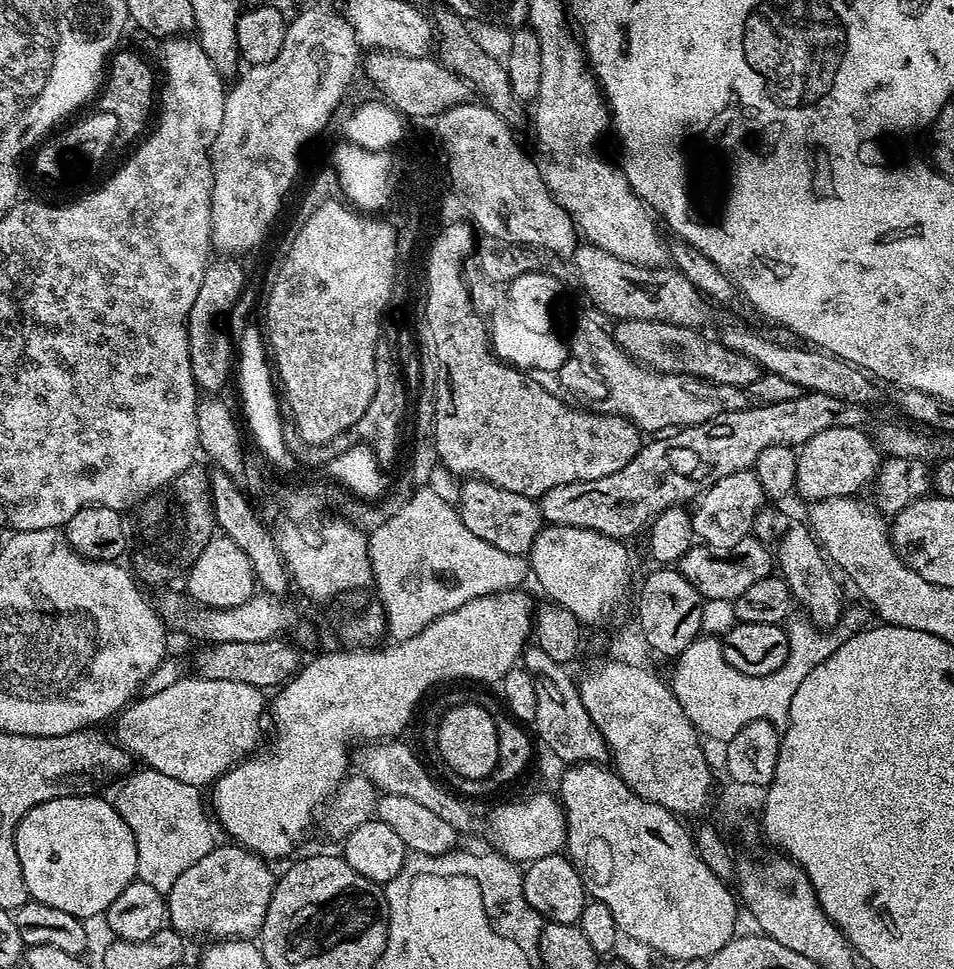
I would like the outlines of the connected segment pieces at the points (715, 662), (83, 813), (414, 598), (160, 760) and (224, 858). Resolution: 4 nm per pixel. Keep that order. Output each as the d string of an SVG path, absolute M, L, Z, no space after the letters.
M845 607L834 630L816 627L808 618L789 619L786 624L789 656L777 672L765 676L747 676L734 666L728 665L719 639L697 638L675 661L676 669L672 672L672 680L670 679L672 693L684 707L684 713L688 715L694 727L705 737L713 736L714 739L720 740L719 742L727 742L731 736L738 734L738 730L742 730L742 726L755 720L787 721L790 702L798 686L802 686L806 674L810 674L814 666L826 662L826 658L830 658L830 654L834 654L840 644L856 635L869 623L869 609L864 608Z
M99 795L63 796L57 800L47 800L31 808L20 819L15 830L18 862L22 862L22 878L26 878L28 895L33 900L46 906L54 906L58 910L66 910L66 914L89 918L107 913L109 906L122 894L127 884L137 879L136 875L136 843L126 822L111 803L99 800Z
M432 486L417 487L415 492L408 500L408 504L402 507L398 514L383 519L381 525L371 534L369 537L369 556L372 560L373 581L375 588L378 588L378 592L382 598L380 602L382 610L385 614L386 630L393 641L400 643L404 640L409 640L412 637L416 637L422 629L425 629L430 622L436 620L442 614L450 613L465 605L466 602L472 601L475 596L488 595L493 591L493 588L502 588L507 585L506 580L512 580L508 582L520 582L516 580L522 580L525 577L528 578L530 574L529 561L520 555L513 555L492 544L485 542L484 539L478 538L476 534L471 534L463 522L461 522L459 511L438 492L436 492Z
M181 678L161 693L145 695L140 698L142 700L129 703L115 717L114 739L139 763L141 760L141 765L170 774L170 778L178 778L178 782L205 786L219 780L228 769L236 767L241 760L249 759L257 751L256 735L260 732L260 719L266 716L265 693L242 682L191 679Z
M235 842L214 846L206 858L194 862L186 874L180 875L178 882L166 894L168 906L167 923L185 937L212 936L216 940L252 940L259 937L266 922L266 910L270 910L270 898L276 888L277 877L268 869L269 861L254 852L240 847Z

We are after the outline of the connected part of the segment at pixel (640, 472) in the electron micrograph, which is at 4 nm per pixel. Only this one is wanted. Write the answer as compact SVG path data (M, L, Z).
M664 444L664 472L660 472L660 476L656 476L656 468L648 464L648 456L652 456L649 446L648 452L637 452L626 467L604 480L579 480L546 490L538 498L543 523L578 526L623 541L624 536L634 535L640 527L643 529L655 520L659 512L687 505L692 498L697 499L706 492L704 480L708 480L708 476L704 476L704 472L684 472L672 464L672 444Z

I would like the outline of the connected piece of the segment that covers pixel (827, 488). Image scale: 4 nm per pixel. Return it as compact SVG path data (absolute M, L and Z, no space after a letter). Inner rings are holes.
M827 428L822 434L799 445L795 491L804 495L808 502L829 500L835 496L855 497L868 483L877 479L882 453L871 439L868 440L855 428Z

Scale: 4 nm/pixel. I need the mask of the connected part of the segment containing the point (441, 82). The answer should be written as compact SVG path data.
M372 50L363 57L362 72L369 76L378 87L384 91L387 103L405 117L430 116L435 117L445 109L456 104L469 103L470 85L457 72L452 72L439 59L431 55L404 56L400 52Z

